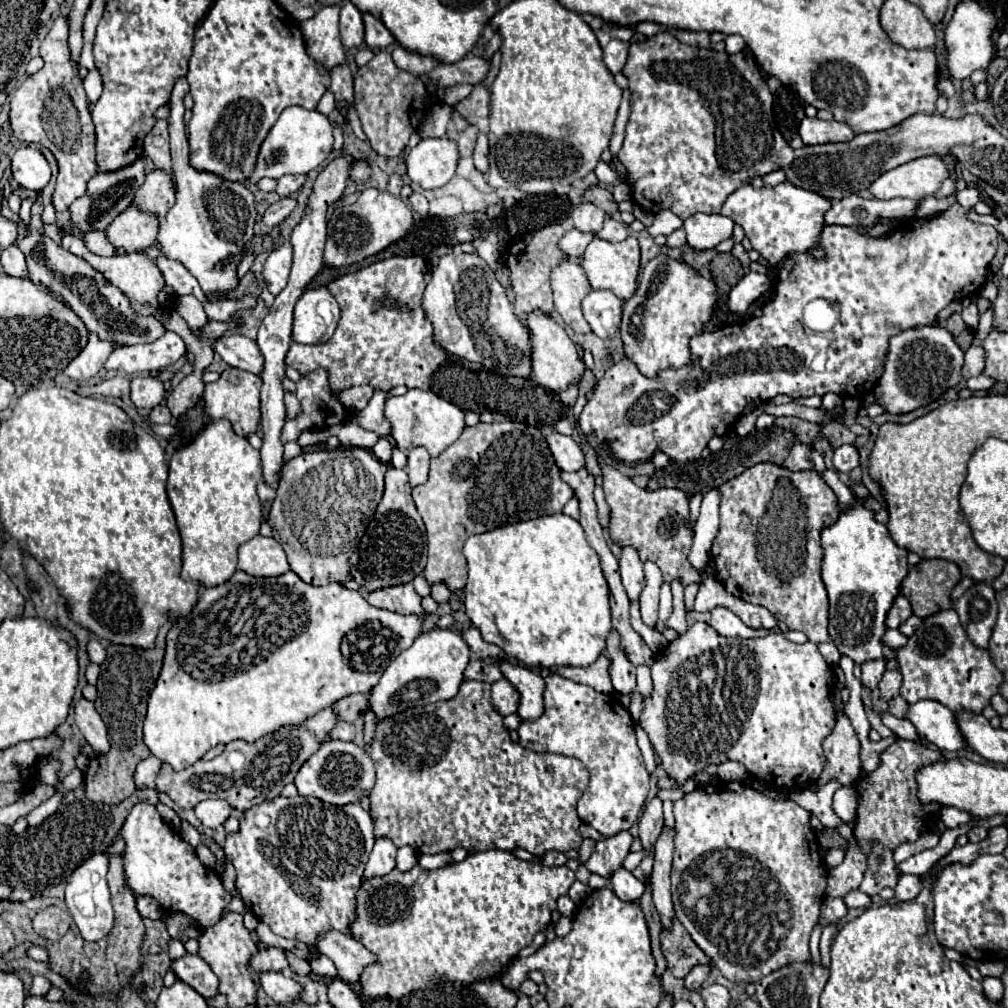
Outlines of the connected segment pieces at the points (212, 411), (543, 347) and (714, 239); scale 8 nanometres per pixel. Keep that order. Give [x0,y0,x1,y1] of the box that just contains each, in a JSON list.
[[205,367,261,437],[525,313,585,393],[683,213,733,249]]

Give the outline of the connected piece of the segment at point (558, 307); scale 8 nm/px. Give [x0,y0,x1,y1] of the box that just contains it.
[551,261,591,333]

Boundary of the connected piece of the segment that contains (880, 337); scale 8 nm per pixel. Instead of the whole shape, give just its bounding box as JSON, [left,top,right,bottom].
[579,205,999,463]

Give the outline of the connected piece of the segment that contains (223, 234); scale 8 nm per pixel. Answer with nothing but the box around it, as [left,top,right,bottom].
[157,77,259,297]

